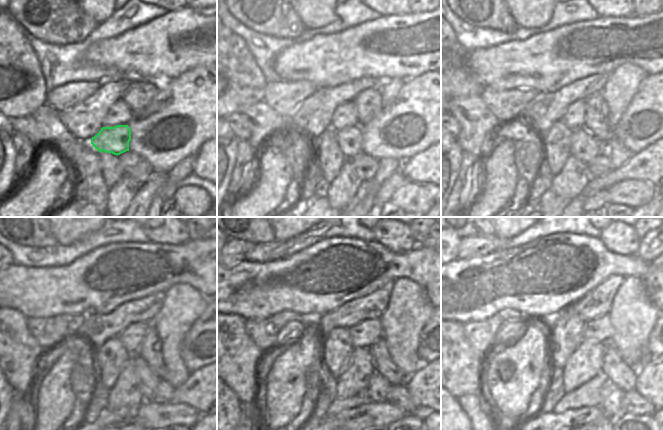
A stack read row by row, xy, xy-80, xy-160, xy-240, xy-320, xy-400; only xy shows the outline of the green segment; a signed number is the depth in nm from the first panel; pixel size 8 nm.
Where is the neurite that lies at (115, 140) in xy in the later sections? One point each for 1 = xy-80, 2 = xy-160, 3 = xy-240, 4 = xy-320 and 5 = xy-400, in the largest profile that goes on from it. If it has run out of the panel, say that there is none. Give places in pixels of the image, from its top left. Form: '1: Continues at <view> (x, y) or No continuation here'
1: Continues at xy-80 (350, 139)
2: Continues at xy-160 (584, 146)
3: Continues at xy-240 (148, 380)
4: Continues at xy-320 (378, 388)
5: Continues at xy-400 (612, 395)

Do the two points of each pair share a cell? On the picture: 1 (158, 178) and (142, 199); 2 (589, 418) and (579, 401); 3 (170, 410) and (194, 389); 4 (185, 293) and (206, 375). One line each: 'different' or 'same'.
1: same
2: different
3: different
4: different

